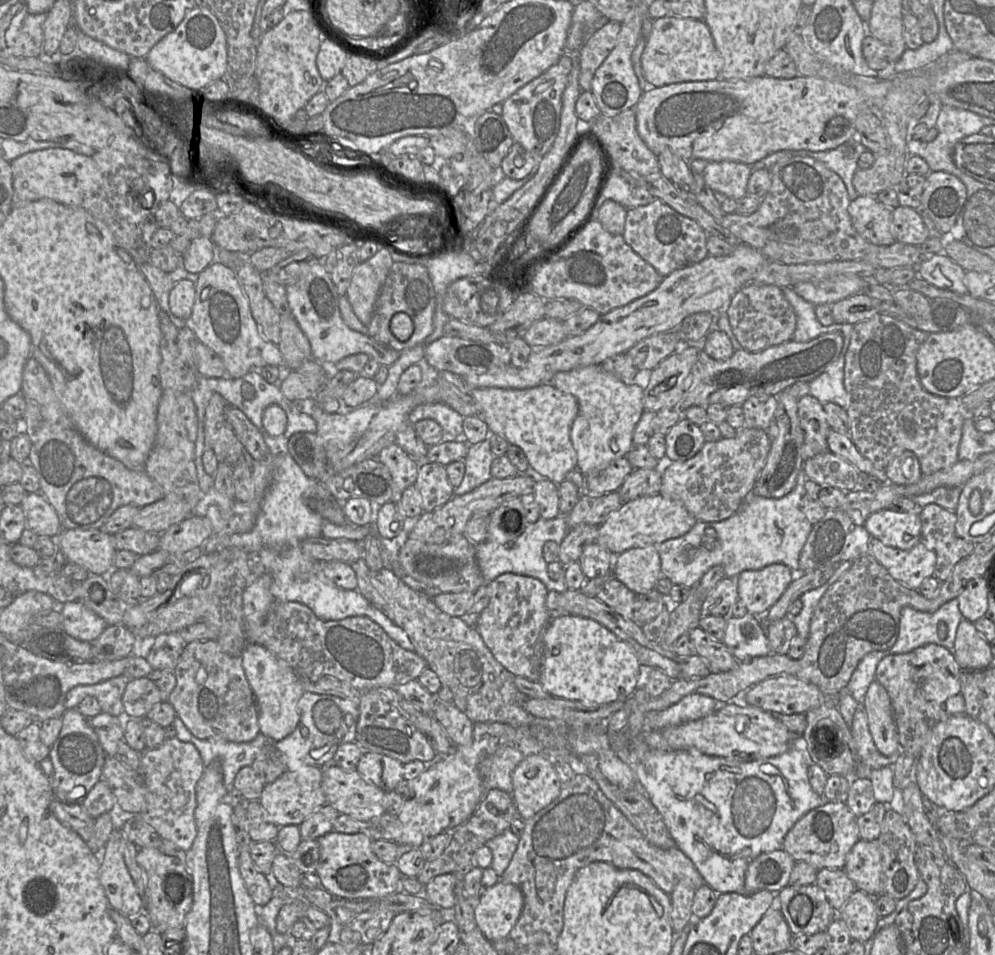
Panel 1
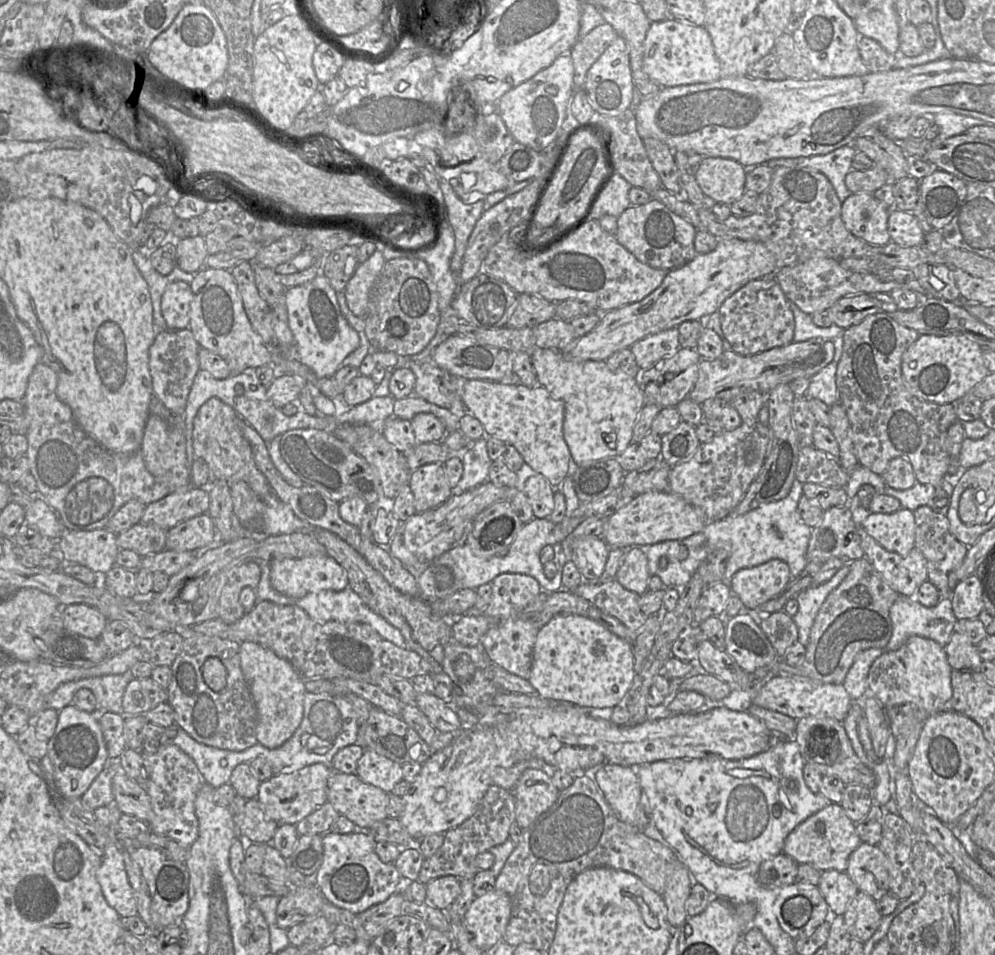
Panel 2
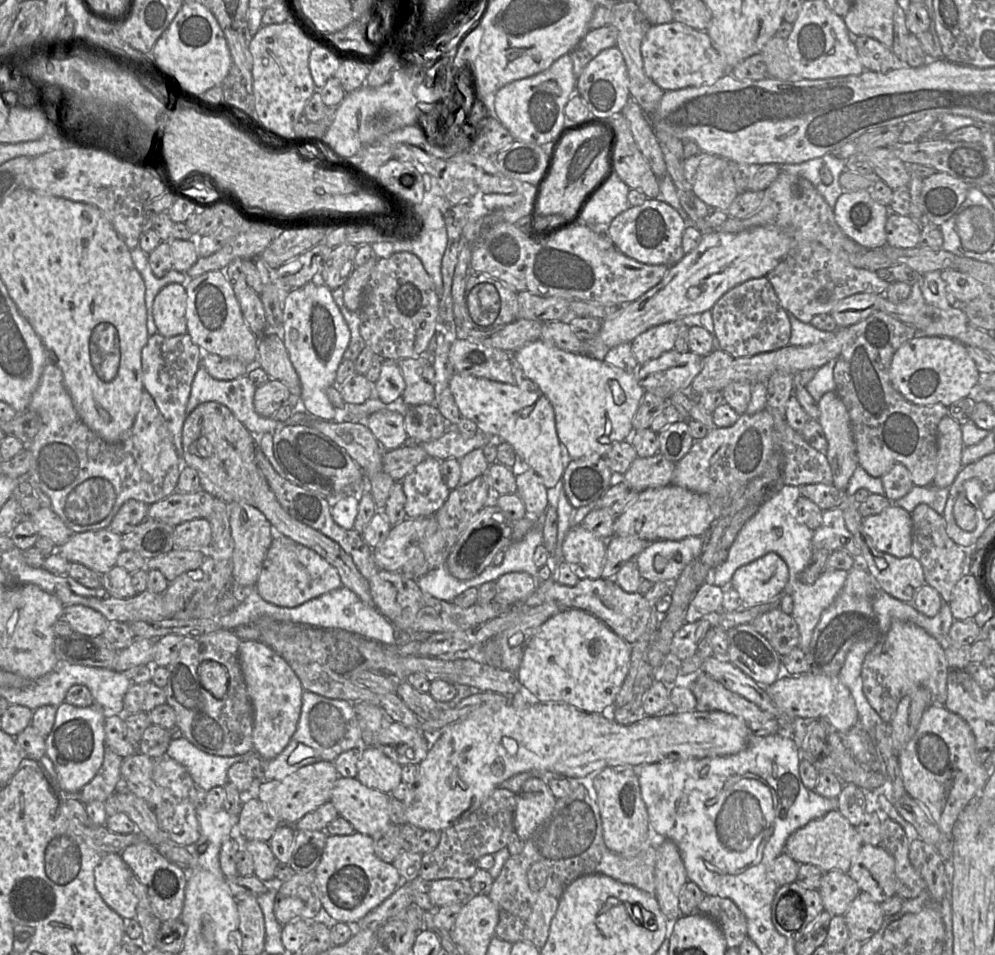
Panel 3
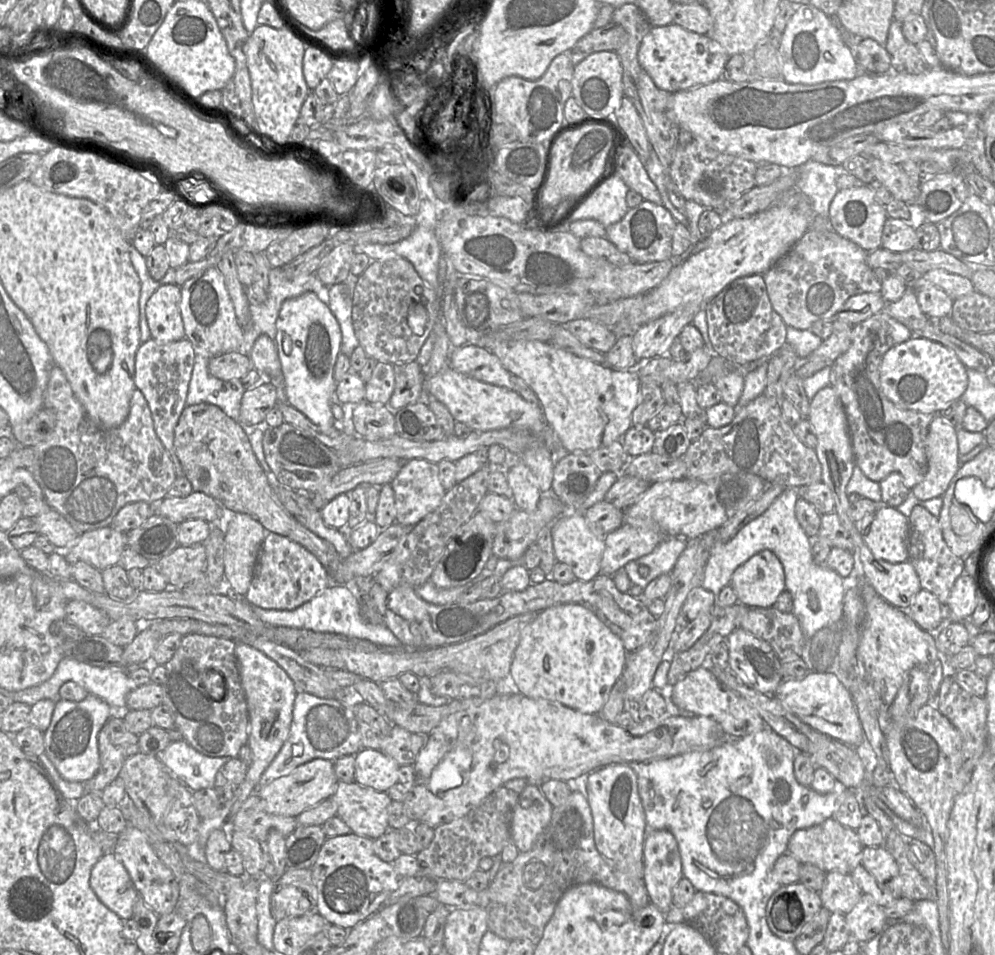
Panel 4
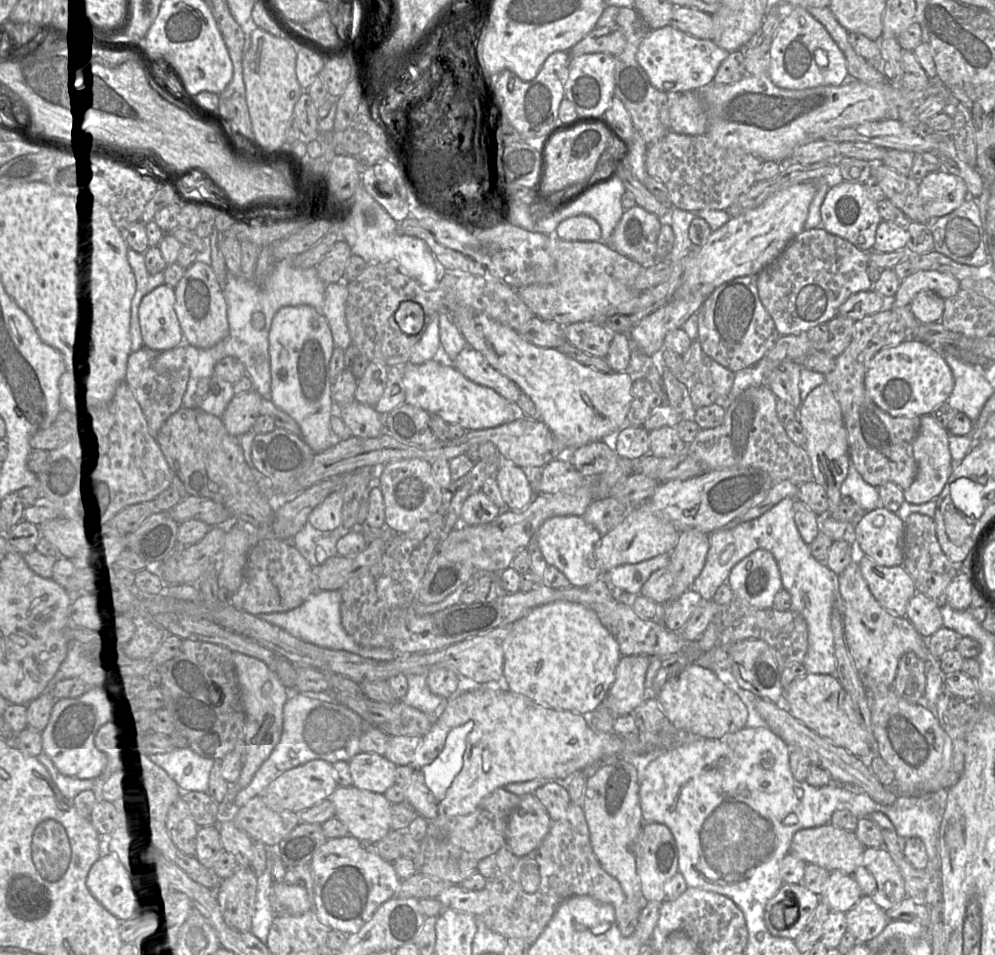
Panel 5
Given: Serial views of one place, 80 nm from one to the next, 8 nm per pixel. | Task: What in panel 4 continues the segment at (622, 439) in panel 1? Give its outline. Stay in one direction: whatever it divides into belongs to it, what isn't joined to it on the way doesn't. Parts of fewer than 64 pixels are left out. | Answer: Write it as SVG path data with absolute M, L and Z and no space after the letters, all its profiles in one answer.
M517 341L509 343L496 344L488 349L496 355L502 365L513 375L521 378L537 395L540 406L544 413L547 424L552 428L559 438L562 446L568 453L589 453L600 447L608 446L612 442L619 440L626 431L632 426L632 412L640 401L640 380L636 371L616 370L607 364L598 364L589 359L579 357L570 352L564 351L550 342L542 341Z

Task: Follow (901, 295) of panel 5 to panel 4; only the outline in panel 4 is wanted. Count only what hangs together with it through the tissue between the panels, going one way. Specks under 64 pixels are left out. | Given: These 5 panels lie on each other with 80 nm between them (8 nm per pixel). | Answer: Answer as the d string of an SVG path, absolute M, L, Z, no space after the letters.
M931 270L919 275L912 288L916 290L925 284L933 284L941 288L952 300L975 291L970 278L944 270Z

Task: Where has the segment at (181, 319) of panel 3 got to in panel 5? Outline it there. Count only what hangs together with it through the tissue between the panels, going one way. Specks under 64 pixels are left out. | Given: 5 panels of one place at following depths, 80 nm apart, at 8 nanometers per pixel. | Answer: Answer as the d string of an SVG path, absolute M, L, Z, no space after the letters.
M160 285L142 299L138 317L145 347L167 351L184 343L175 312L175 292L168 285Z

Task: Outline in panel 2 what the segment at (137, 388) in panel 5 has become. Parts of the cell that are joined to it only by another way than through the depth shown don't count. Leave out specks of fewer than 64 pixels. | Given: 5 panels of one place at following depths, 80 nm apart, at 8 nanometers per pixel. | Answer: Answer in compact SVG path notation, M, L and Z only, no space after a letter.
M163 330L157 333L149 349L149 371L152 377L154 397L174 415L182 415L186 401L199 369L198 352L200 346L191 330Z

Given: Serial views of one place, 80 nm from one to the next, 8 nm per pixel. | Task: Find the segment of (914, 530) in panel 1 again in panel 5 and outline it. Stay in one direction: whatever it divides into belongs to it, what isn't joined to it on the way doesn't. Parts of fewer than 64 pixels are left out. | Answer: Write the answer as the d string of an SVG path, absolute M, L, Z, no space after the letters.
M877 507L855 526L856 551L882 566L902 565L904 527L905 523L895 512Z

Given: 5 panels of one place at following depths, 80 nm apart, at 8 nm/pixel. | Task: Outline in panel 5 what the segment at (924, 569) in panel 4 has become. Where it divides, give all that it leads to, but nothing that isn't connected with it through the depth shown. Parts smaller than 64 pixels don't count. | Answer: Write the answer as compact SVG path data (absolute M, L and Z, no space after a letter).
M912 513L905 522L903 538L903 568L911 576L916 592L931 598L940 608L946 605L946 590L953 578L960 573L959 565L952 563L941 549L932 517Z

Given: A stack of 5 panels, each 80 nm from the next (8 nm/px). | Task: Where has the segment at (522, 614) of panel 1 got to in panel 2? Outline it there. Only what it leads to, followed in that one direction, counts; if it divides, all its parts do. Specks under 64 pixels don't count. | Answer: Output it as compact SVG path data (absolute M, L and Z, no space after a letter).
M503 573L491 581L491 587L490 602L482 613L489 619L490 626L481 639L481 646L494 664L528 680L531 675L533 650L540 629L522 620L521 612L541 593L541 586L532 576Z

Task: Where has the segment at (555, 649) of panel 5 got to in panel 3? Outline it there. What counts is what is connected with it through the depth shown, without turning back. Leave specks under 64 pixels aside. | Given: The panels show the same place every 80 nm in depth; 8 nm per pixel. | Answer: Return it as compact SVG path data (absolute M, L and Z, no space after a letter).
M565 608L544 622L524 647L521 665L516 672L522 689L543 704L568 704L588 713L602 713L614 719L614 701L628 674L631 645L593 614Z

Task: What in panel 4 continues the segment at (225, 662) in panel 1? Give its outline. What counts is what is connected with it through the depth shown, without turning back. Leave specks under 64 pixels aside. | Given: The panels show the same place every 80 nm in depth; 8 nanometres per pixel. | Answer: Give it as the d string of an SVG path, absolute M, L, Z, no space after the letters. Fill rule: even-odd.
M189 634L182 638L180 647L164 665L166 680L163 684L164 699L162 704L169 708L174 723L181 730L184 740L195 750L209 757L238 758L241 748L248 744L248 705L235 655L236 644L234 640L227 638ZM207 670L218 671L224 677L226 693L220 701L214 700L203 685L203 673Z

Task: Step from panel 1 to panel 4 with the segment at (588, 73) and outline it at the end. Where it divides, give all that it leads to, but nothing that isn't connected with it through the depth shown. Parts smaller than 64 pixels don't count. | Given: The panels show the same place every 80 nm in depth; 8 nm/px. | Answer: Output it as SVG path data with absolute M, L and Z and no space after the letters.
M610 22L602 28L593 28L585 37L583 37L570 51L562 54L567 54L573 67L578 65L581 61L587 58L589 55L602 51L614 51L616 52L627 41L627 33L622 26Z

